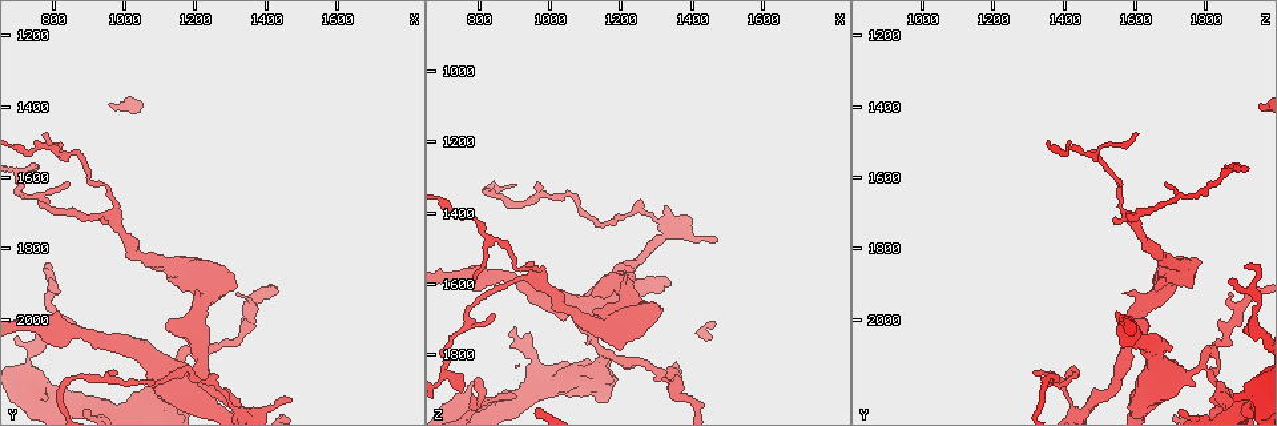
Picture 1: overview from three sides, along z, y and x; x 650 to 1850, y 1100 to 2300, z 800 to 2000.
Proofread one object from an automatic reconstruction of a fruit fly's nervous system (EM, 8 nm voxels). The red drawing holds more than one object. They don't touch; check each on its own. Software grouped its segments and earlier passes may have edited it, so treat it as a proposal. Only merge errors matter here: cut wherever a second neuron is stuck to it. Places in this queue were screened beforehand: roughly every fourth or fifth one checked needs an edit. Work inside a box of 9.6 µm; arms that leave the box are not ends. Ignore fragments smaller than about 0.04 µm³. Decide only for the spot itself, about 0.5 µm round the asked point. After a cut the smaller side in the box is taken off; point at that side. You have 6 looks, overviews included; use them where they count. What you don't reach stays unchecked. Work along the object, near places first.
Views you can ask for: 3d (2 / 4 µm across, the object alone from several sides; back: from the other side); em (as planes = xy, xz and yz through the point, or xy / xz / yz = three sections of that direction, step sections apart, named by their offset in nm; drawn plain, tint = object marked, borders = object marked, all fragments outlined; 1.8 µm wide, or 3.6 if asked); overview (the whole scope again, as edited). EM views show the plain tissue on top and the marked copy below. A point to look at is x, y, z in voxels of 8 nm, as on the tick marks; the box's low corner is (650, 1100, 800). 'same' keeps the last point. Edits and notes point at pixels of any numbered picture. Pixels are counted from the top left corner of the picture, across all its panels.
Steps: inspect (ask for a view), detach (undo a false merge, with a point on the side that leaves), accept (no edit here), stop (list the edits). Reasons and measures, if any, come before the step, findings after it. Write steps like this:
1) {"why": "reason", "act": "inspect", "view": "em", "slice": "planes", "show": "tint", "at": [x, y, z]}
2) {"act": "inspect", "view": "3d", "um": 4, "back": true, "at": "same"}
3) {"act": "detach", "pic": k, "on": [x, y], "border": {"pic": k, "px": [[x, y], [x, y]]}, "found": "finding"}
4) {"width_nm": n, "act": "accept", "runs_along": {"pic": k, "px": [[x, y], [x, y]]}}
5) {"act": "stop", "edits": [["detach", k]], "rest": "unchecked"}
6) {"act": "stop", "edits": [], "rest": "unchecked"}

{"why": "three-way junction", "act": "inspect", "view": "em", "slice": "planes", "show": "tint", "at": [970, 1720, 1600]}

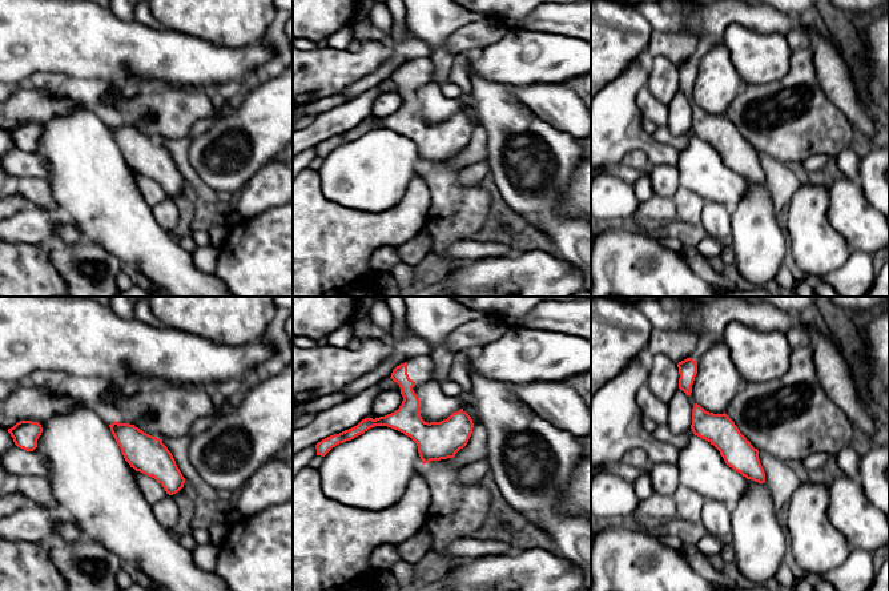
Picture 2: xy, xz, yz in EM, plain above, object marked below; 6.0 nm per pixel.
{"act": "accept", "runs_along": {"pic": 2, "px": [[469, 422], [365, 426]]}, "found": "all the same neuron"}

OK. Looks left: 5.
{"act": "inspect", "view": "em", "slice": "planes", "show": "tint", "at": [1300, 2230, 1410]}

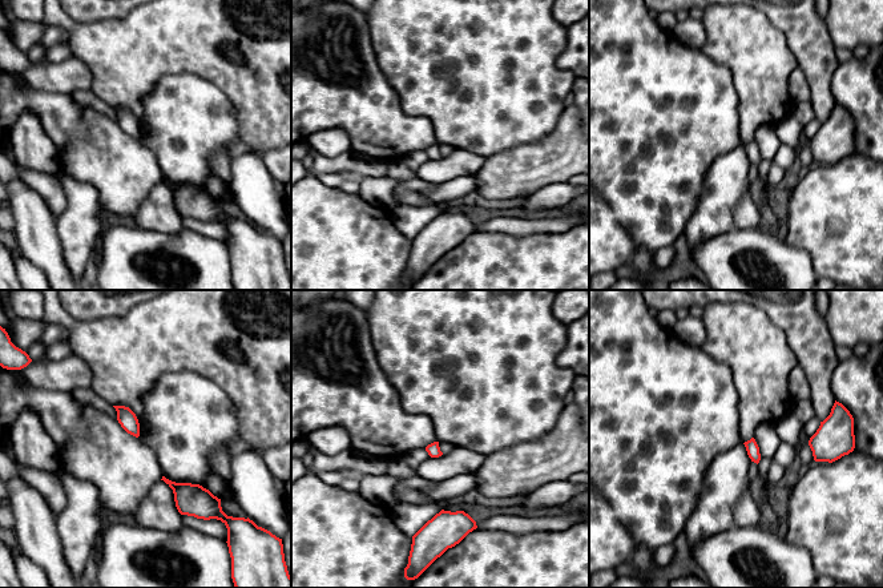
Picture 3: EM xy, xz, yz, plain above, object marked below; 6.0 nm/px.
{"act": "accept", "found": "all the same neuron"}

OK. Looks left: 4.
{"why": "arms part here", "act": "inspect", "view": "em", "slice": "planes", "show": "tint", "at": [1200, 2210, 1630]}

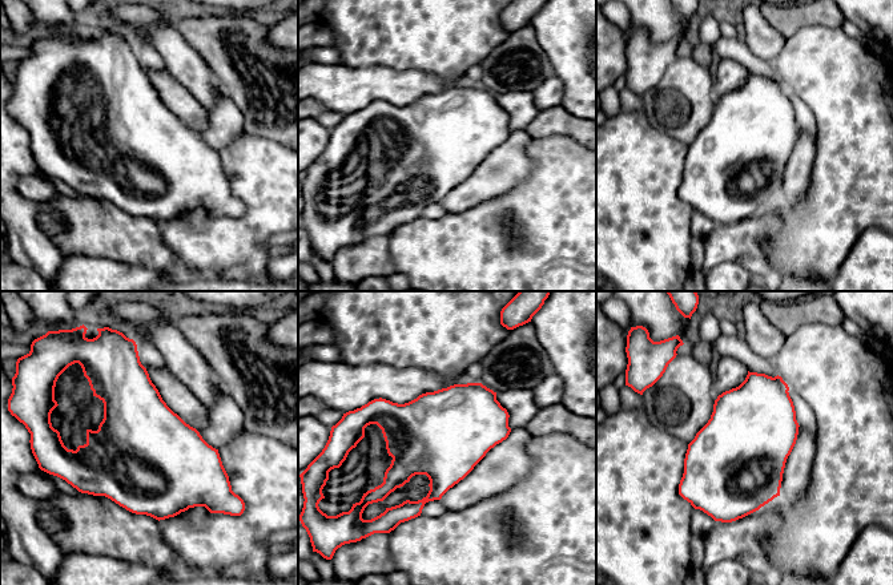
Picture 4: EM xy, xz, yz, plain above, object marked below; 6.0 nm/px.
{"width_nm": 550, "act": "accept", "found": "continuous, no second neuron"}

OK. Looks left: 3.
{"act": "stop", "edits": [], "rest": "unchecked"}

